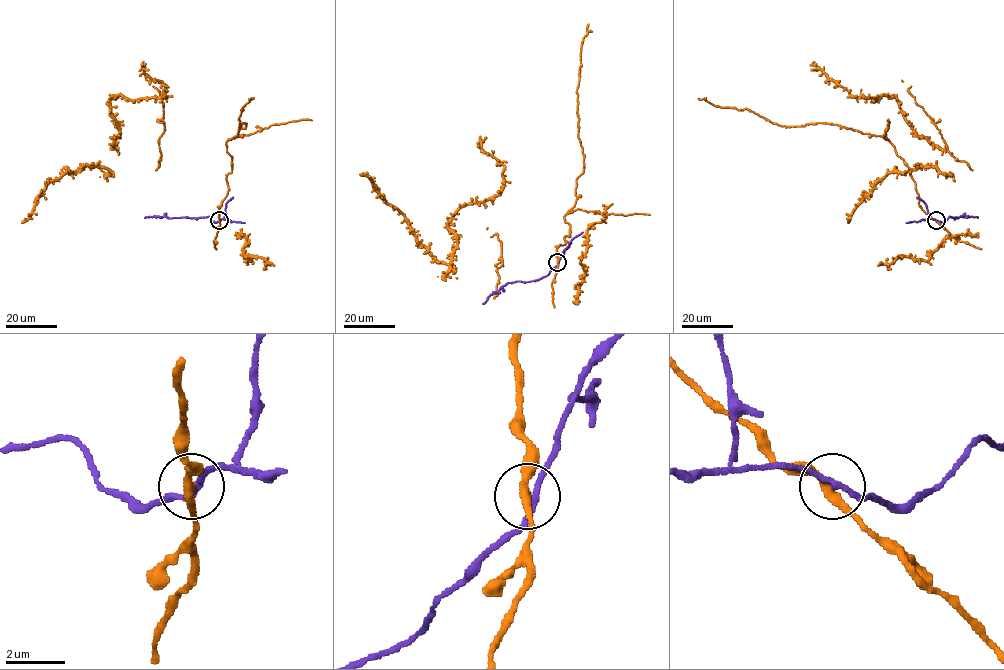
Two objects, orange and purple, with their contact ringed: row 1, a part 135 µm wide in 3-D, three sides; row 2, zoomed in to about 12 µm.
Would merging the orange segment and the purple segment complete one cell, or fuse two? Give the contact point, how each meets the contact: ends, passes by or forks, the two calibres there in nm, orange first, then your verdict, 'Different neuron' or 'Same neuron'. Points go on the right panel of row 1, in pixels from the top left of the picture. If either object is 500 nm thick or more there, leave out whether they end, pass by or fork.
Place: (936, 220). At the ring orange passes by. At the ring purple passes by. Thickness 280 nm (orange) against 190 nm. Different neuron

